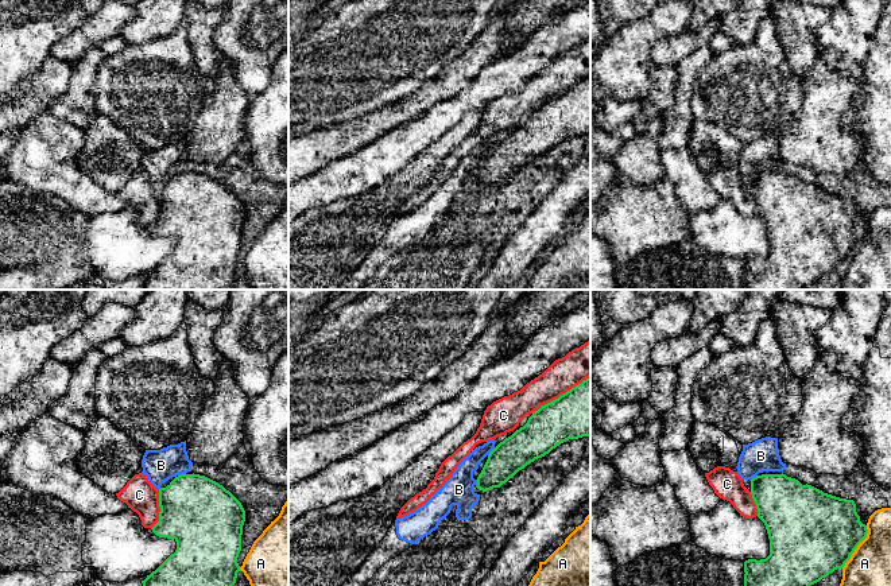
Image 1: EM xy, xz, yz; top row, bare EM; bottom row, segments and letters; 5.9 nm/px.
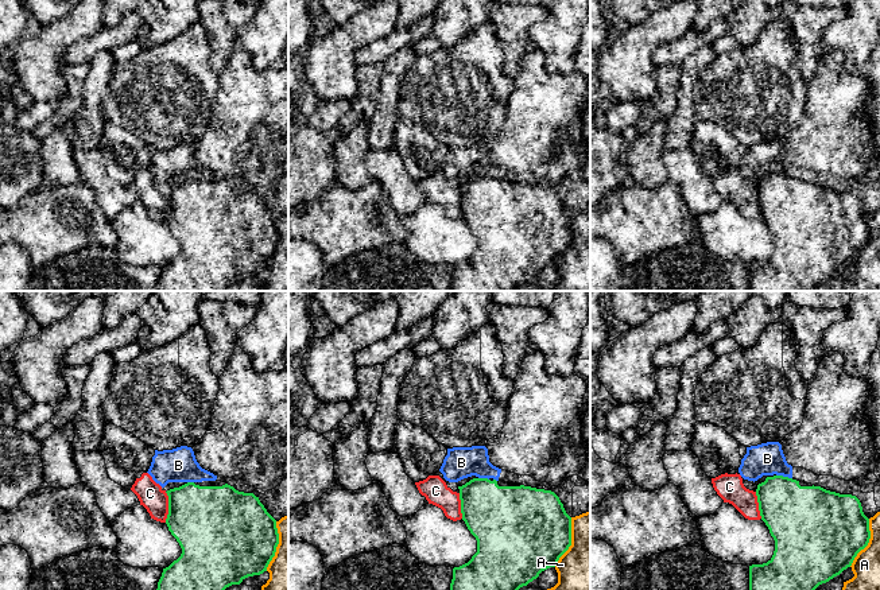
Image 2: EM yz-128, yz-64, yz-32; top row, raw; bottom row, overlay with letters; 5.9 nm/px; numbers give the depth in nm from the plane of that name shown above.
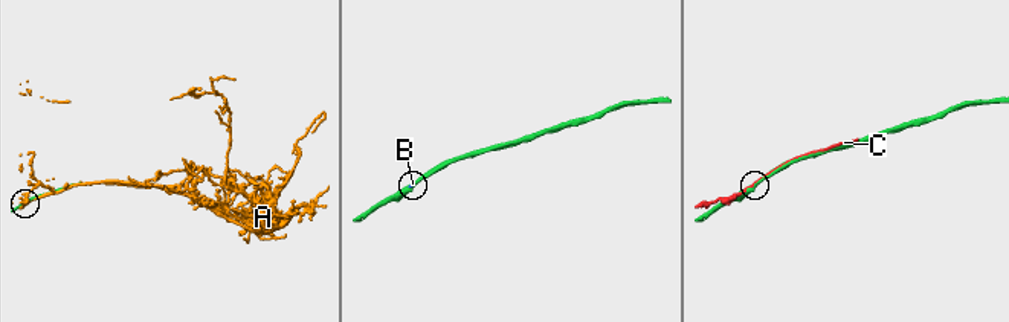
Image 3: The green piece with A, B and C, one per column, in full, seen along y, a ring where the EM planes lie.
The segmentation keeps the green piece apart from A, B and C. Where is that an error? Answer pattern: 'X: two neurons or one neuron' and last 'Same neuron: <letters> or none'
A: two neurons
B: two neurons
C: two neurons
Same neuron: none

